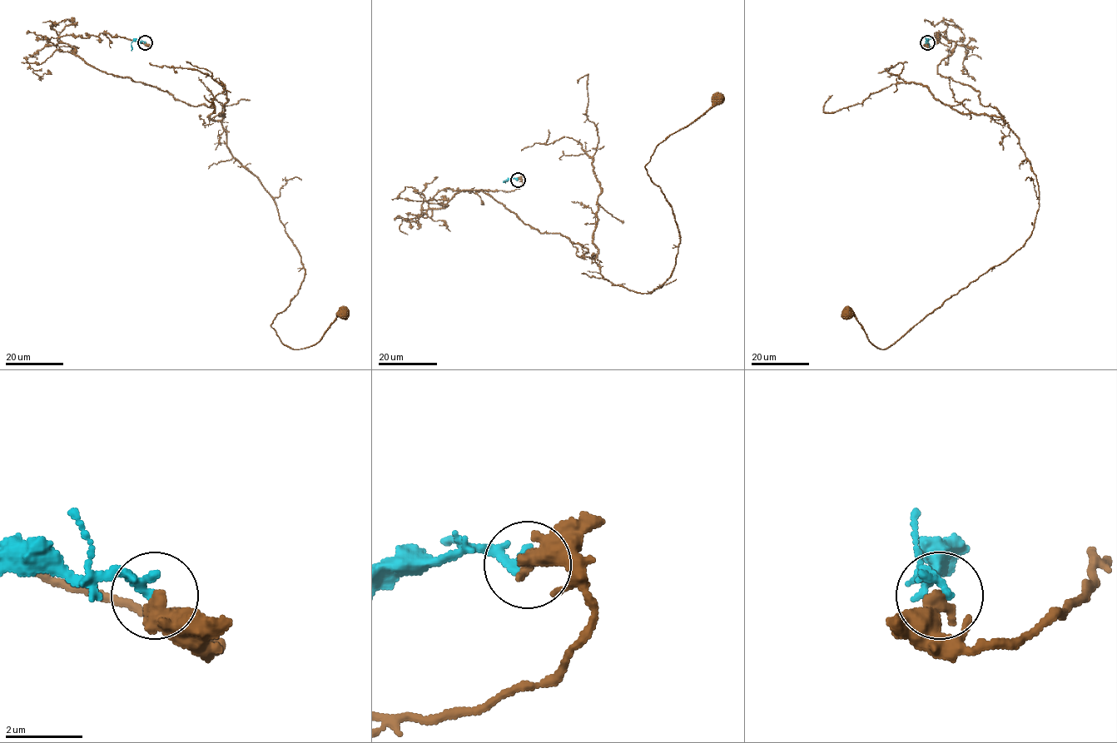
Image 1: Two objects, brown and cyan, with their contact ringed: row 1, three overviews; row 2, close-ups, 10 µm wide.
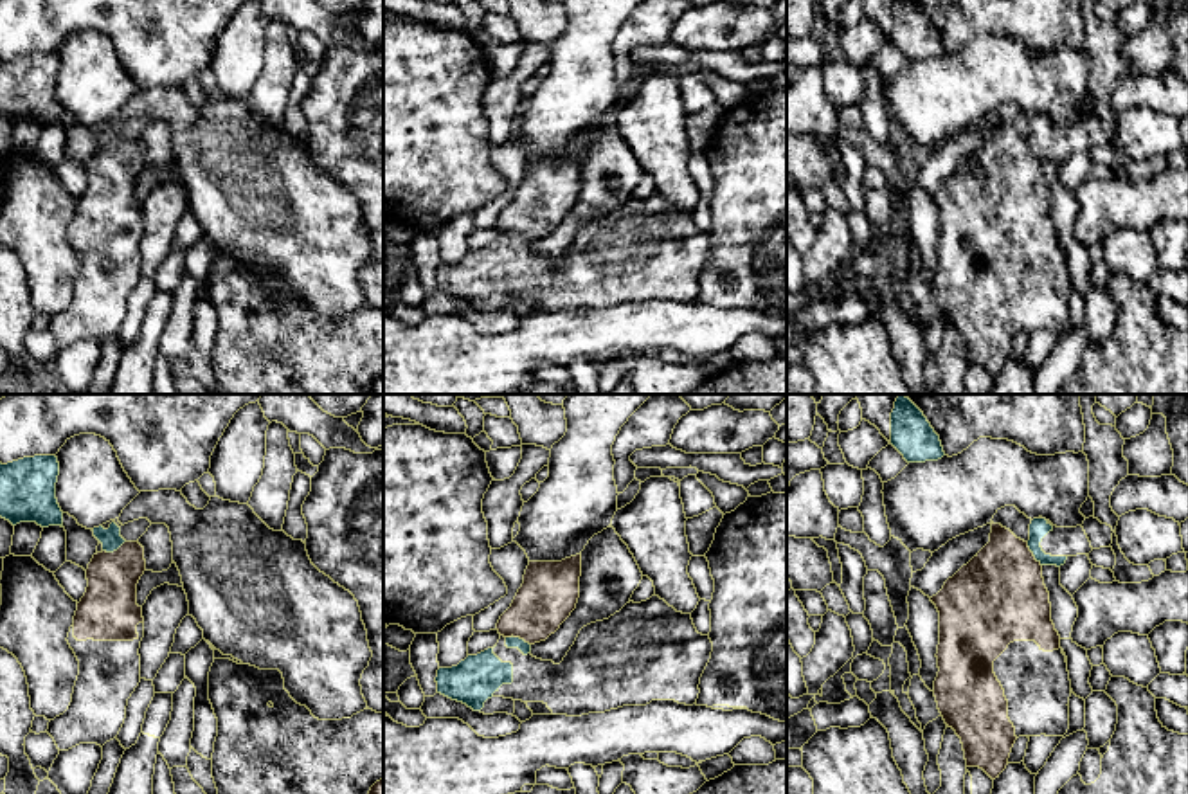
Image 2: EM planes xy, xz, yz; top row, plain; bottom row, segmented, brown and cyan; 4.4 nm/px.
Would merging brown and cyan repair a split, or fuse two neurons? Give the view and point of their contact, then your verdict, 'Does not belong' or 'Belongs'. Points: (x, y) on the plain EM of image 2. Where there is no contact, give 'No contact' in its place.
Touches brown at yz (1032, 152). Does not belong

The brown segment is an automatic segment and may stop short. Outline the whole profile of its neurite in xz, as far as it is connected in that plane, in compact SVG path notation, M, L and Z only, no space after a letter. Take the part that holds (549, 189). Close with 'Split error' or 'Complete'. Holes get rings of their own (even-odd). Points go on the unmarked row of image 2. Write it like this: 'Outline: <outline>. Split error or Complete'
Outline: M581 151L562 158L529 158L524 180L497 227L529 241L545 238L576 205L580 194Z. Complete

